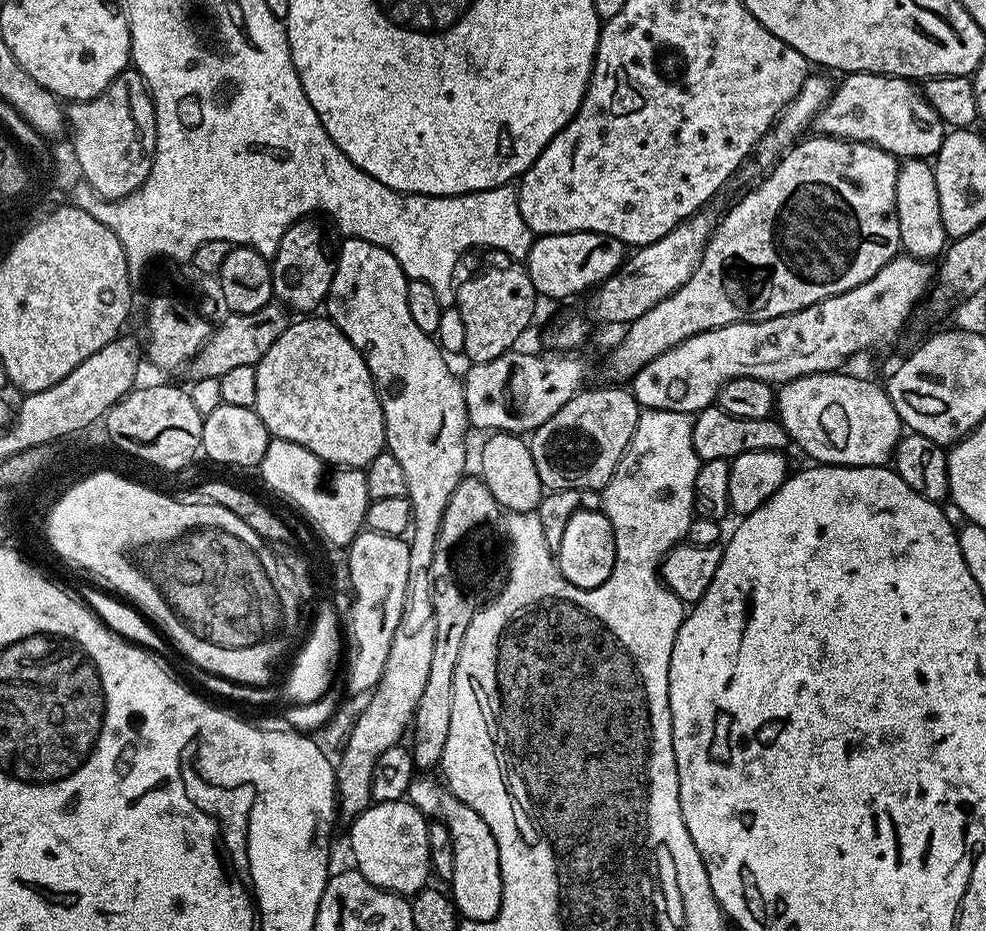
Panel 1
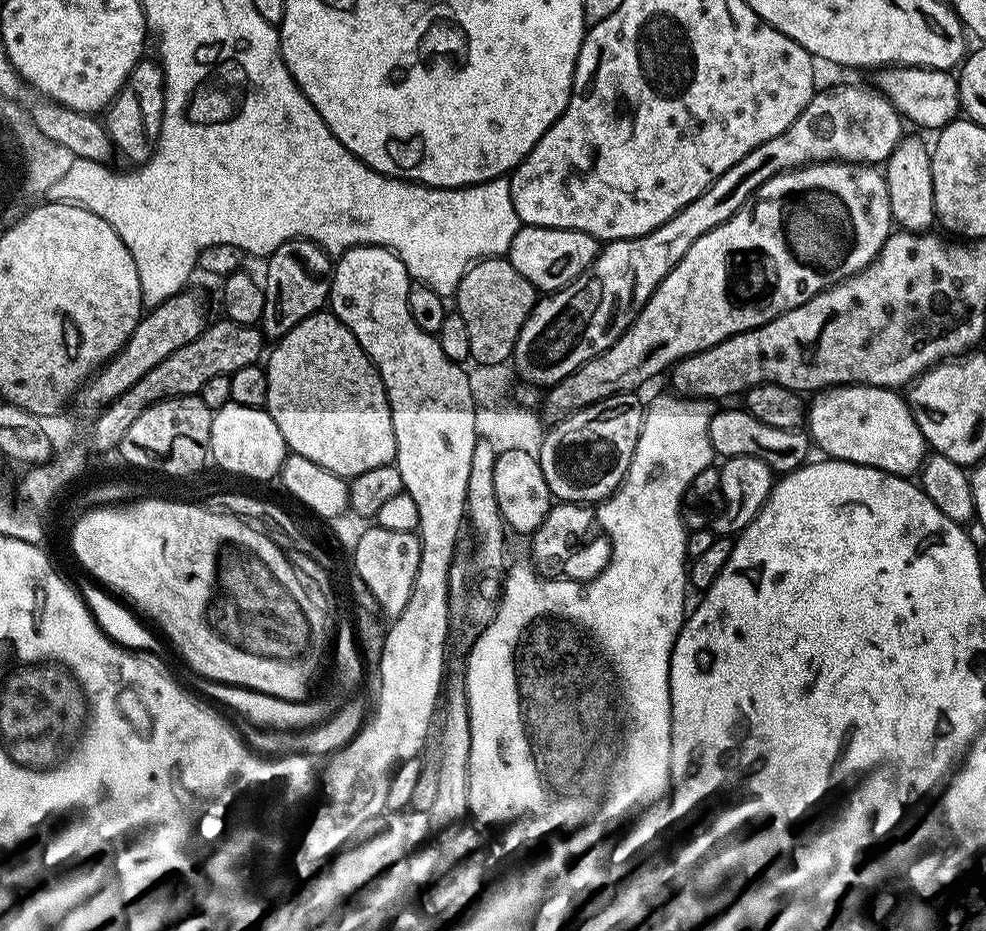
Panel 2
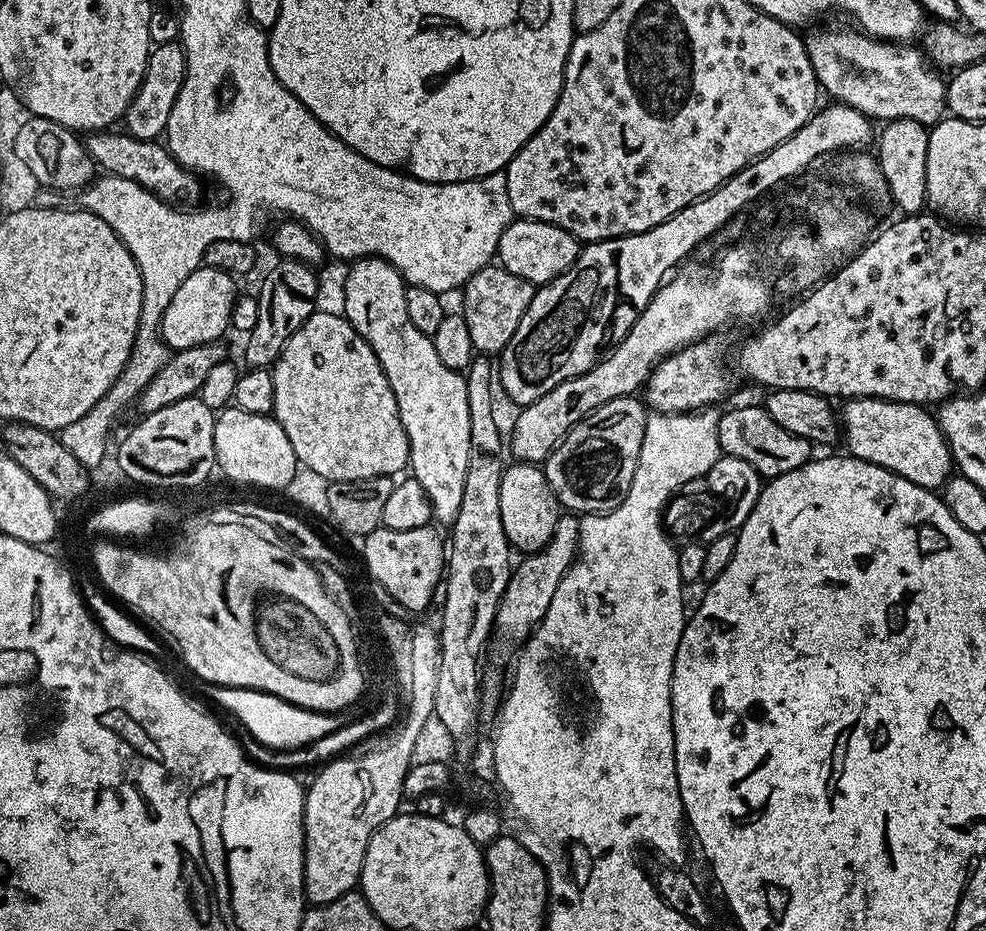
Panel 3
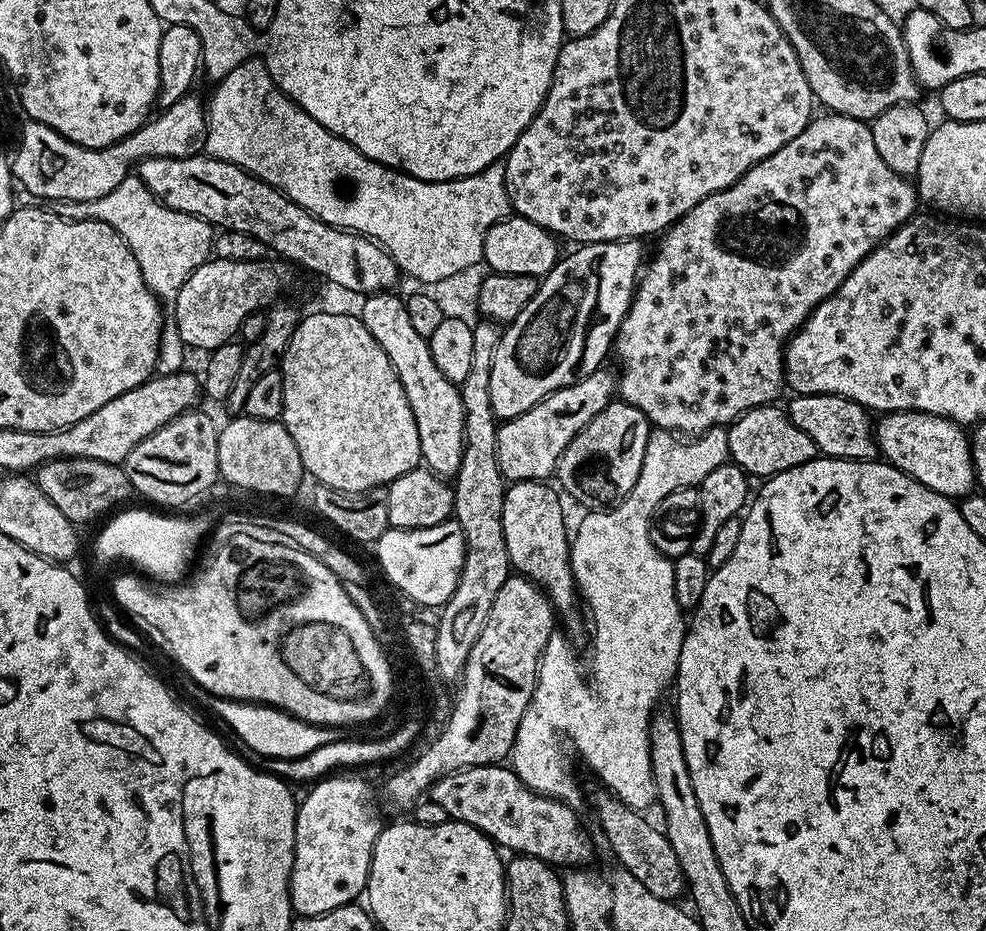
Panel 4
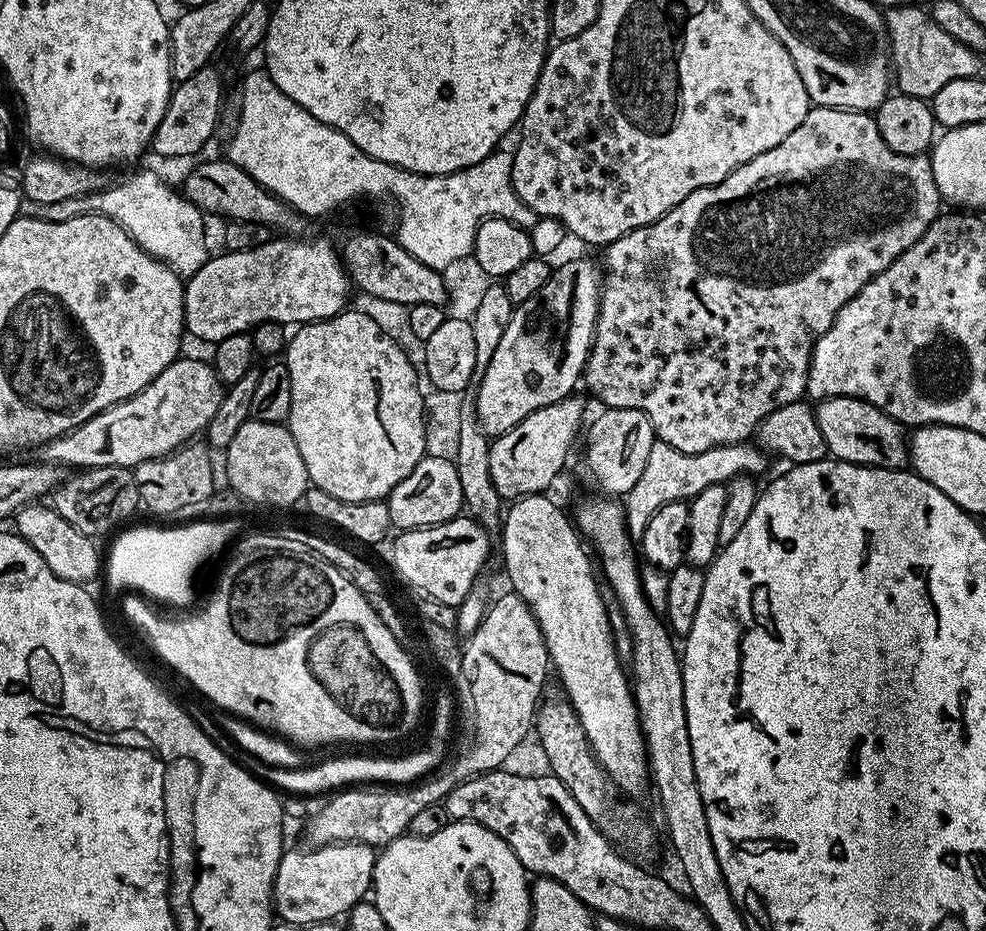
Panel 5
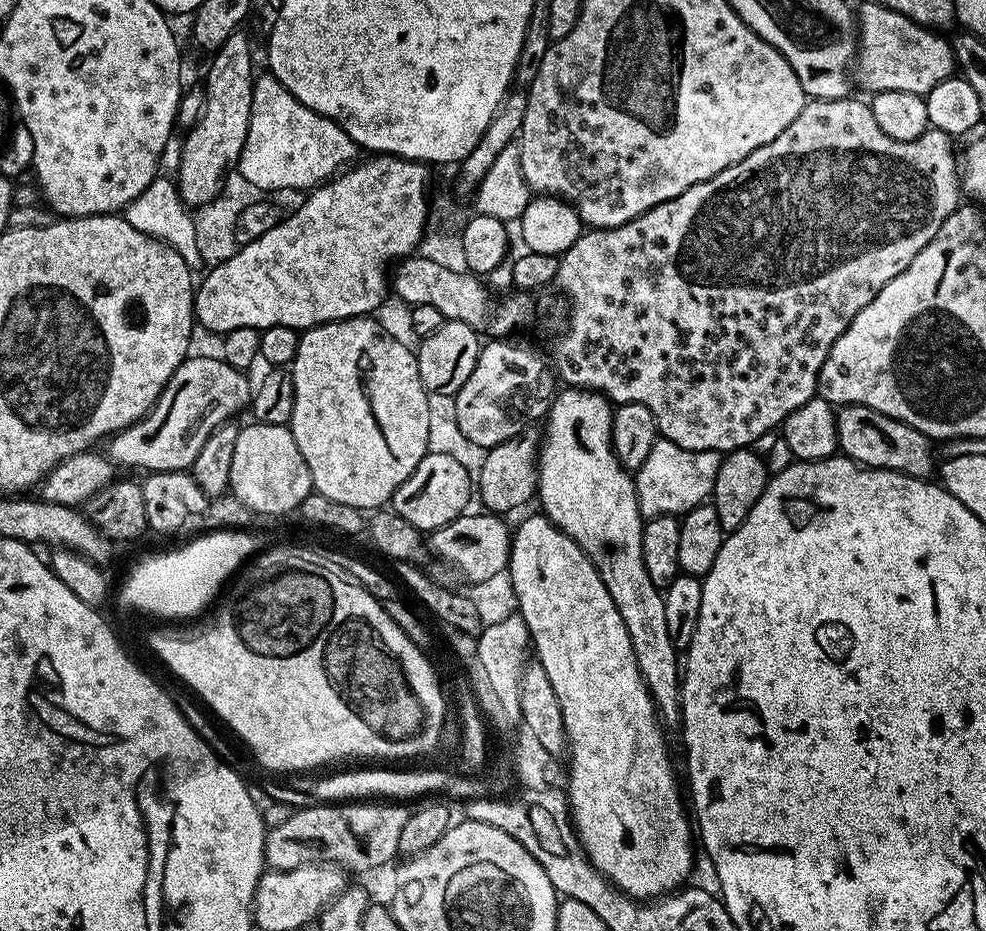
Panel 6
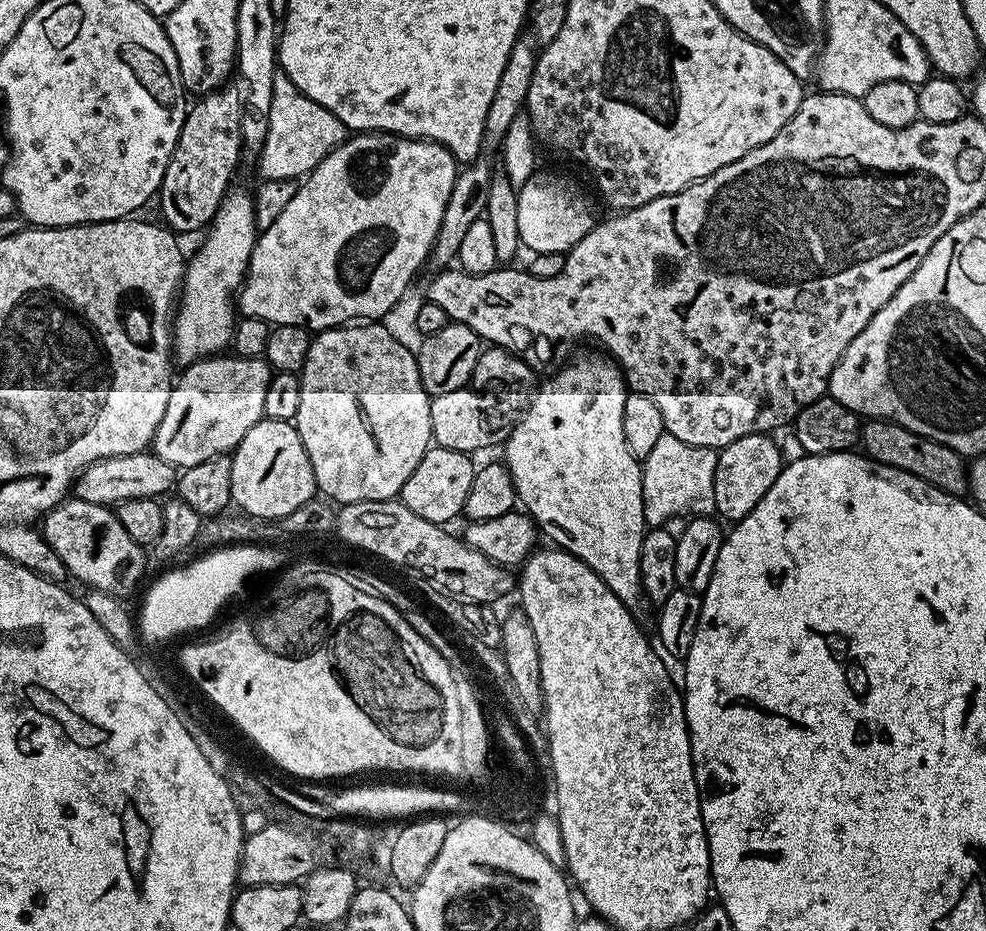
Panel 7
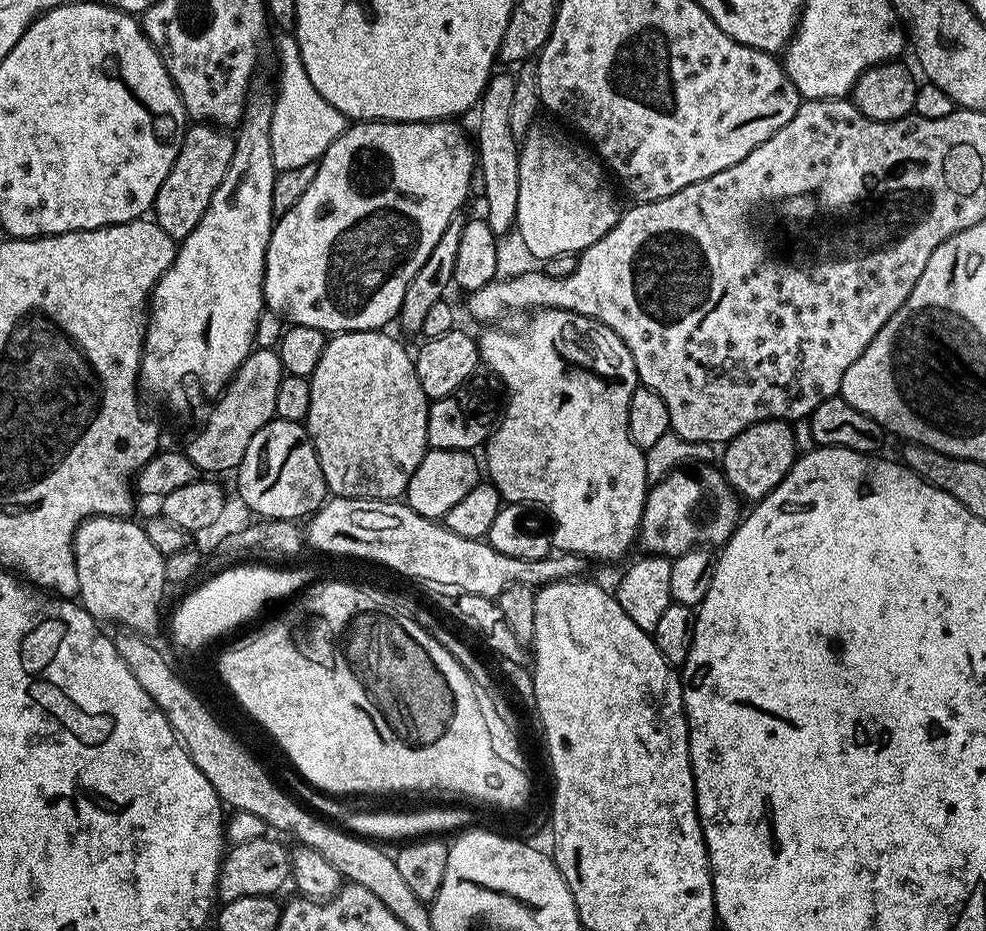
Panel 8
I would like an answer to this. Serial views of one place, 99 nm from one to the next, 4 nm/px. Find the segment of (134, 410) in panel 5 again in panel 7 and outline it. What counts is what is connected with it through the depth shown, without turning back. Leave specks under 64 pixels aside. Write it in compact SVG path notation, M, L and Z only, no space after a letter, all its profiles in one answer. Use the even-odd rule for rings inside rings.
M216 354L211 358L201 358L189 364L179 373L172 385L170 402L166 402L166 414L158 422L158 430L150 445L158 458L177 470L193 468L198 462L206 462L215 456L226 456L236 451L236 447L254 430L260 420L265 419L266 386L270 386L274 369L263 358L246 358L235 354Z

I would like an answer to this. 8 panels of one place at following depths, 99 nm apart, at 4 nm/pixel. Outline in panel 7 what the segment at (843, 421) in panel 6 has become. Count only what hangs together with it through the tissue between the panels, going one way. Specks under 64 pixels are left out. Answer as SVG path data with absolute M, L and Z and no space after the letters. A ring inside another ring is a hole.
M869 419L862 428L862 448L869 460L876 460L898 470L906 470L906 474L914 474L938 486L946 494L963 497L968 492L965 457L950 446L934 442L922 434L914 434L900 424L893 424L891 420Z

